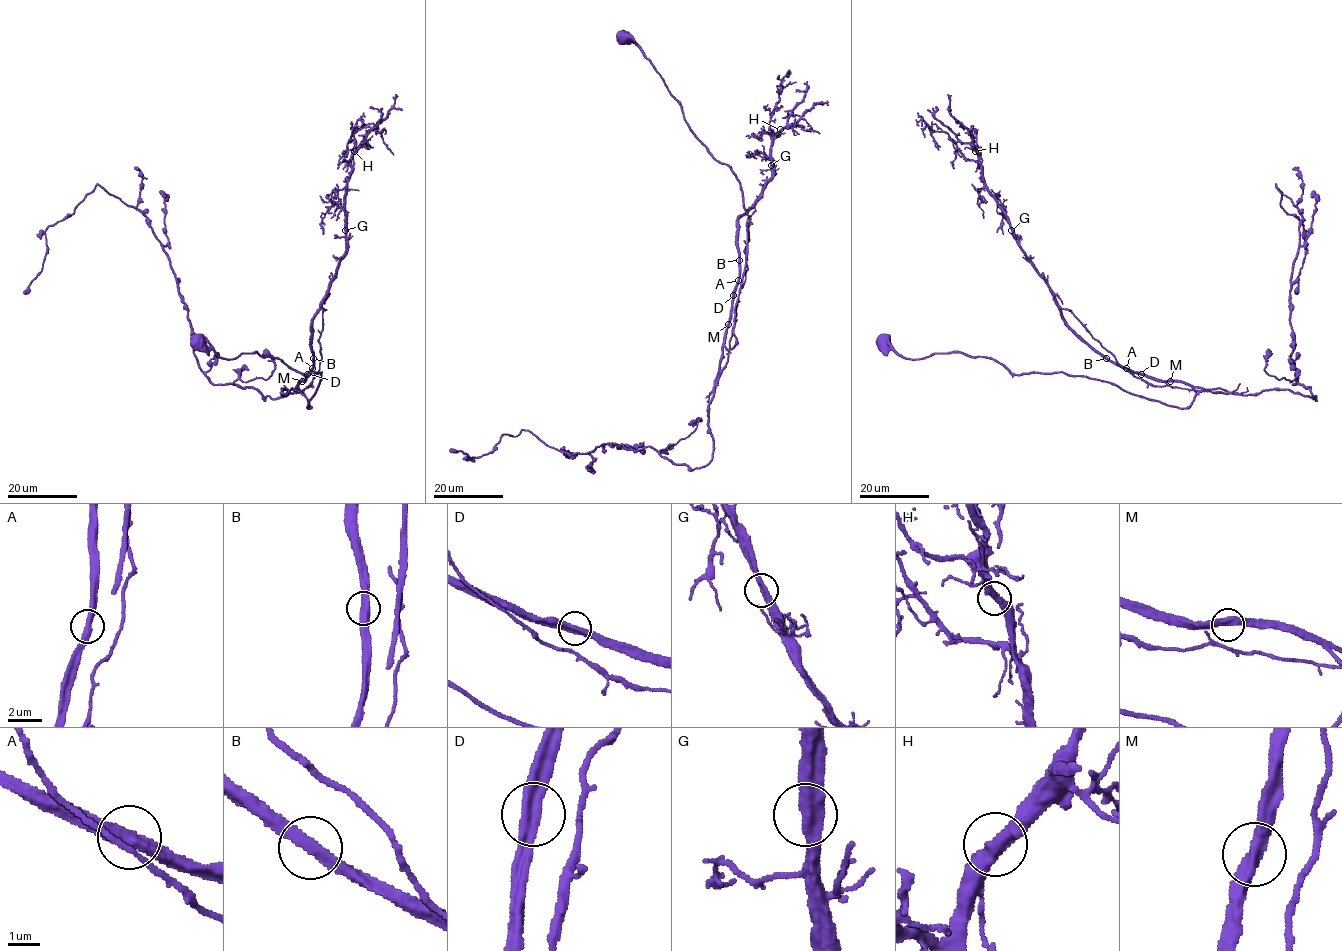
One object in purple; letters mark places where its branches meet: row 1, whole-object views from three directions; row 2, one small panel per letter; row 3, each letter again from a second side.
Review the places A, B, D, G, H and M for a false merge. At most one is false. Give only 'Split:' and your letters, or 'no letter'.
Split: no letter

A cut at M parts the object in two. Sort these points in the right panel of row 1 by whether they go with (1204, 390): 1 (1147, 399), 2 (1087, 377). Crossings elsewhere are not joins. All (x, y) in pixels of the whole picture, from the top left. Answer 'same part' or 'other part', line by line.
1: other part
2: other part

